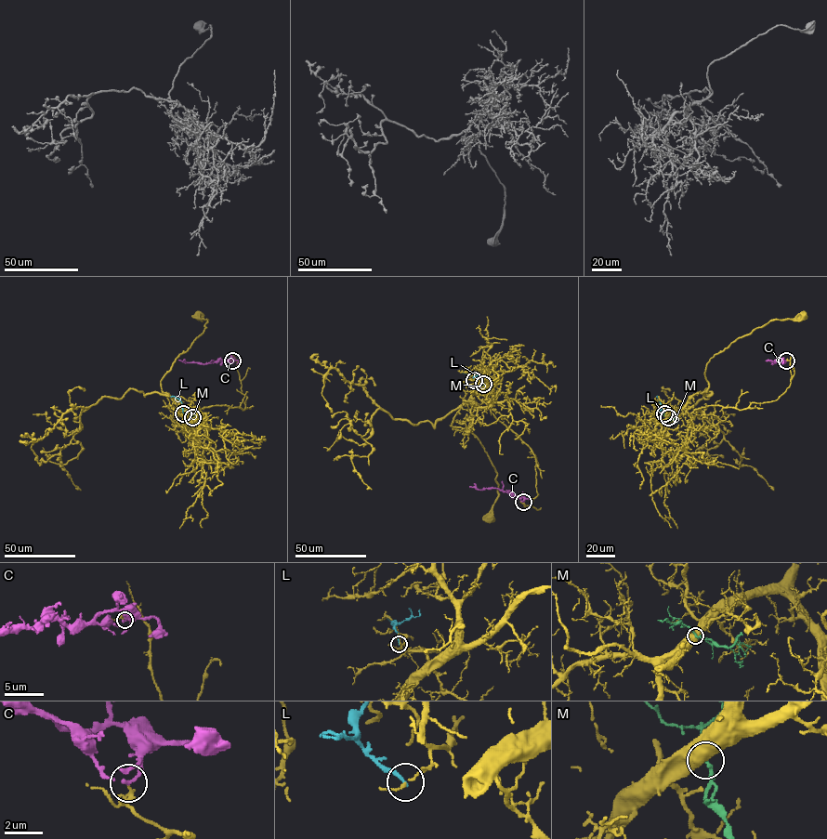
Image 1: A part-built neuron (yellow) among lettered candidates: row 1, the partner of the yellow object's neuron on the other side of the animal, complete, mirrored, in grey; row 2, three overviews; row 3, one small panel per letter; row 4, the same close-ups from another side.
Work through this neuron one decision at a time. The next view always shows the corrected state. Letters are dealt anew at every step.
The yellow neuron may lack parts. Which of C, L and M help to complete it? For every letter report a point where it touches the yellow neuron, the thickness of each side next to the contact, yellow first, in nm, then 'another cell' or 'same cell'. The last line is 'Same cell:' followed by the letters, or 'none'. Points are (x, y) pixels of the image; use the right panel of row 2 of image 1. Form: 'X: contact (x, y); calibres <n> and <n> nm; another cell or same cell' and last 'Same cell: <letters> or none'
C: contact (786, 360); calibres 110 and 150 nm; another cell
L: contact (664, 413); calibres 100 and 200 nm; another cell
M: contact (668, 417); calibres 550 and 170 nm; same cell
Same cell: M

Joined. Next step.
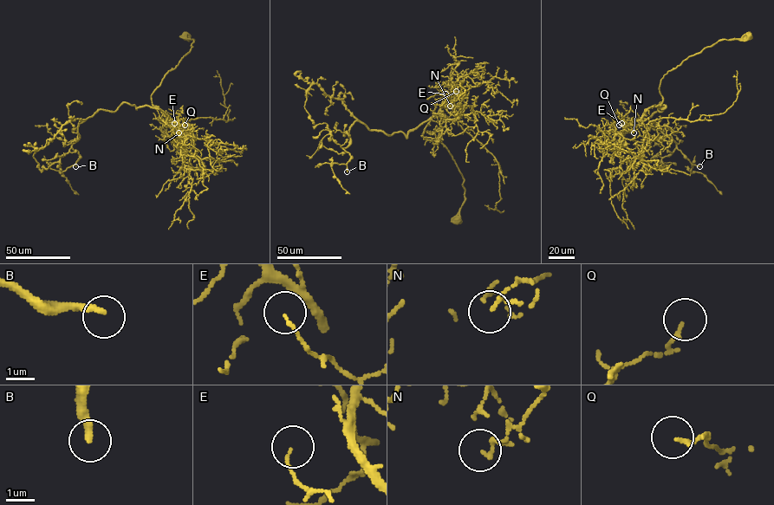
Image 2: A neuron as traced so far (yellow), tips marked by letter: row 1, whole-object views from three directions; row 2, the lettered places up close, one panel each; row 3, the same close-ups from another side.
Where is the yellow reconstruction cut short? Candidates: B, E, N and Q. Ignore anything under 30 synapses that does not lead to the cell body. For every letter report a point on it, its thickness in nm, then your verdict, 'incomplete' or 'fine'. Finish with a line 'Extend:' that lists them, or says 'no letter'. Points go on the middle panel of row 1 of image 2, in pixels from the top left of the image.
B: at (347, 171); 240 nm thick; incomplete
E: at (445, 93); 80 nm thick; fine
N: at (450, 106); 80 nm thick; fine
Q: at (456, 91); 120 nm thick; fine
Extend: B

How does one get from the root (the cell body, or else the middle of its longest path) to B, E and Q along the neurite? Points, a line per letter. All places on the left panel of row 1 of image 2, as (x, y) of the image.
B: (185, 36), (192, 47), (151, 95), (160, 110), (125, 102), (98, 109), (79, 124), (75, 166)
E: (185, 36), (193, 39), (192, 47), (165, 75), (151, 95), (152, 105), (174, 123)
Q: (185, 36), (193, 39), (192, 47), (151, 95), (152, 105), (167, 119), (179, 127), (185, 125)

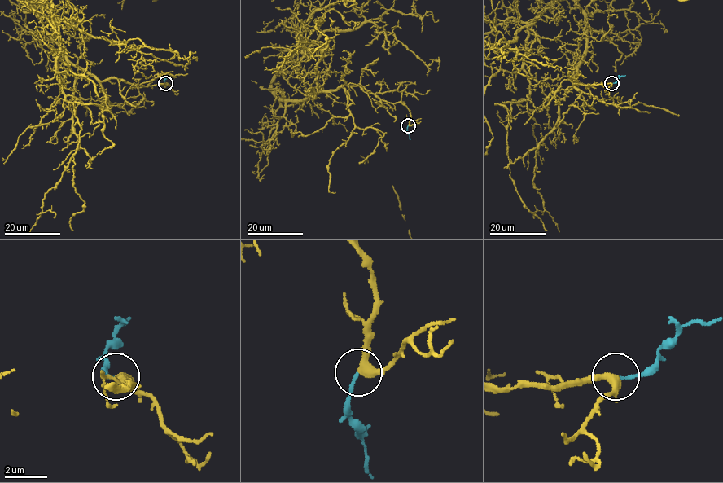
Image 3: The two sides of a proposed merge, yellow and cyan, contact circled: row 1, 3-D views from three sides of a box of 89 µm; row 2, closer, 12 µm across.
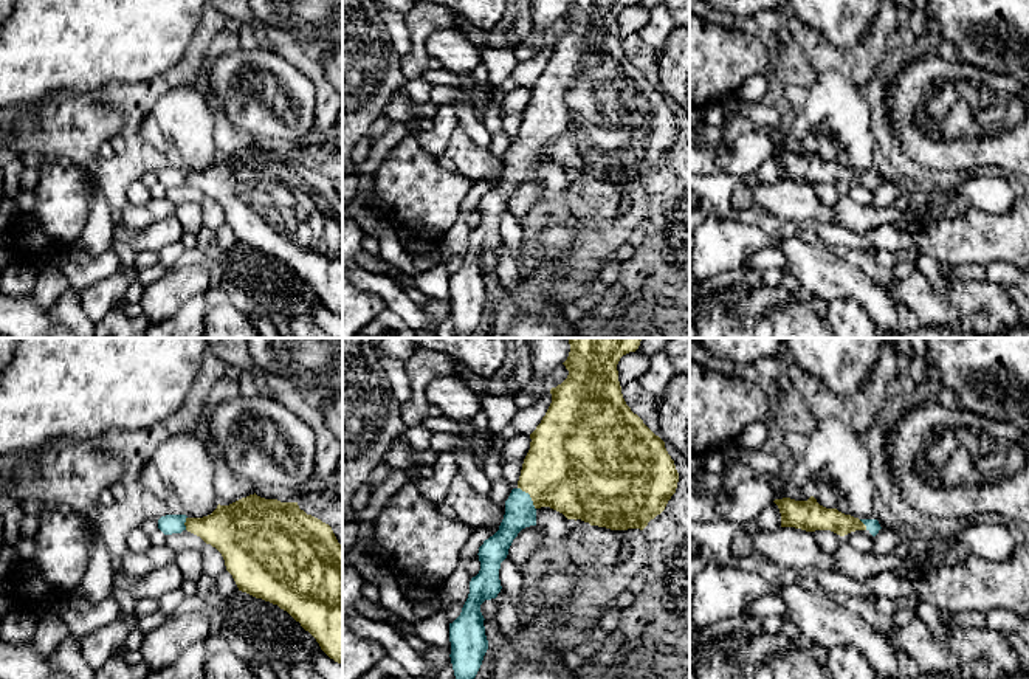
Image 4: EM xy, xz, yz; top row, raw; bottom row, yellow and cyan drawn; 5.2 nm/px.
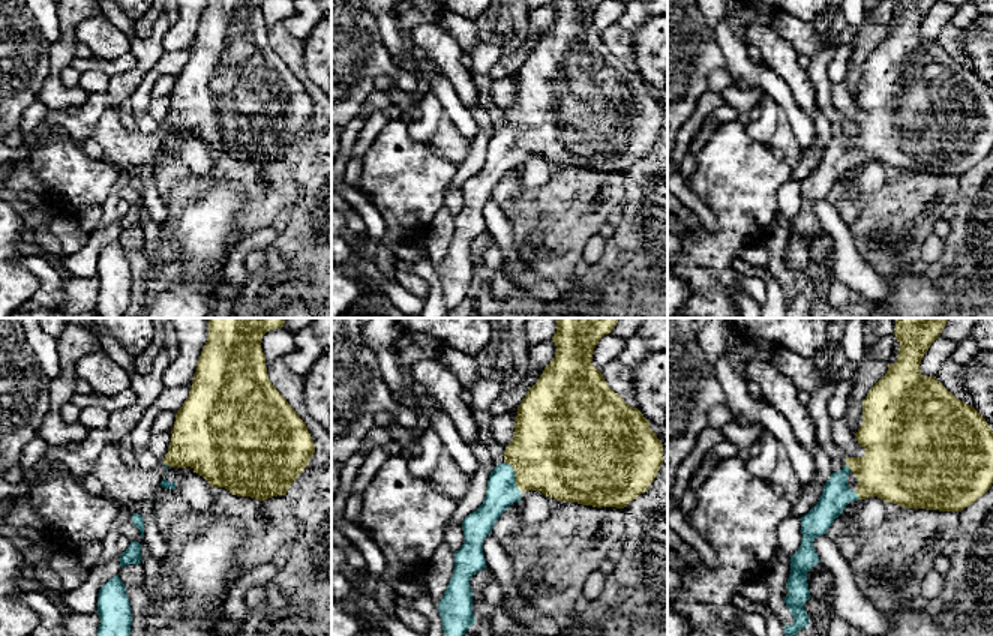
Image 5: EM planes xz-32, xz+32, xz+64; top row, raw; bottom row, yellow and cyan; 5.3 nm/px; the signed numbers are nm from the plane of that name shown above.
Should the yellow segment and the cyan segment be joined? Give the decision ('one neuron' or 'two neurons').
one neuron

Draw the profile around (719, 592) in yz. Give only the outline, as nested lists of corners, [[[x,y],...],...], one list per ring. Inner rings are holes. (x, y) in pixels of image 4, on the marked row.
[[[710,564],[693,578],[691,619],[702,629],[744,614],[759,597],[779,595],[779,592],[779,588],[753,570],[741,569],[738,564],[722,567]]]

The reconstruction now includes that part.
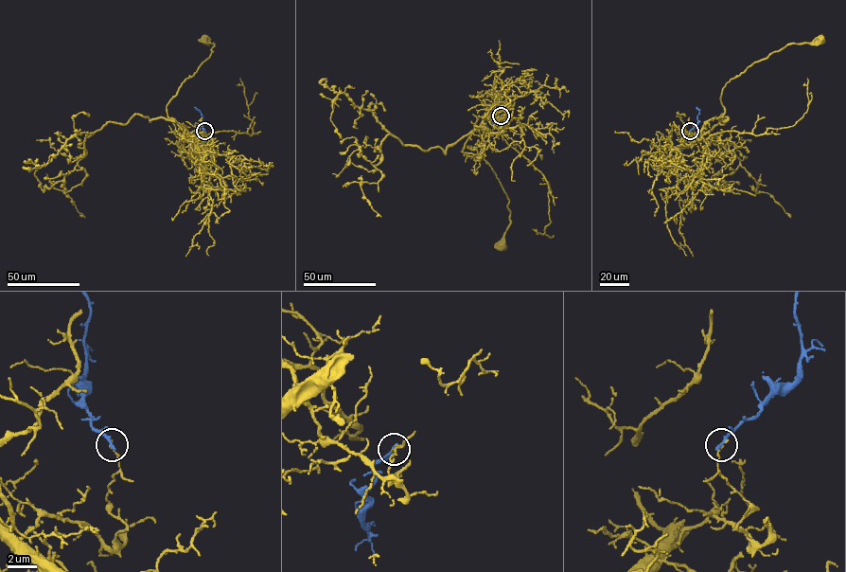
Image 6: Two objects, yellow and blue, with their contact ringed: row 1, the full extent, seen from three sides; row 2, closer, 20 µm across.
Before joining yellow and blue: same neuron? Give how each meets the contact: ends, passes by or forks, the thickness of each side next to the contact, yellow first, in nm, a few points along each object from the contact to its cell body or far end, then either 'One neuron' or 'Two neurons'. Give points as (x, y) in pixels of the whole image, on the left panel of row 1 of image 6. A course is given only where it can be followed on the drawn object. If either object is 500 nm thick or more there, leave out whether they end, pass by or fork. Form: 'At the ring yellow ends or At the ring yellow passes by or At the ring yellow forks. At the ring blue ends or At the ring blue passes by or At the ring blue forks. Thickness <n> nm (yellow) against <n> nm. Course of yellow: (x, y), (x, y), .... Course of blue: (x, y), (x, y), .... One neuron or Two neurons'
At the ring yellow ends. At the ring blue ends. Thickness 80 nm (yellow) against 240 nm. Course of yellow: (204, 131), (204, 141), (195, 140), (167, 111), (181, 84), (212, 52), (214, 44), (204, 40). Course of blue: (204, 131), (202, 116), (194, 107). Two neurons

